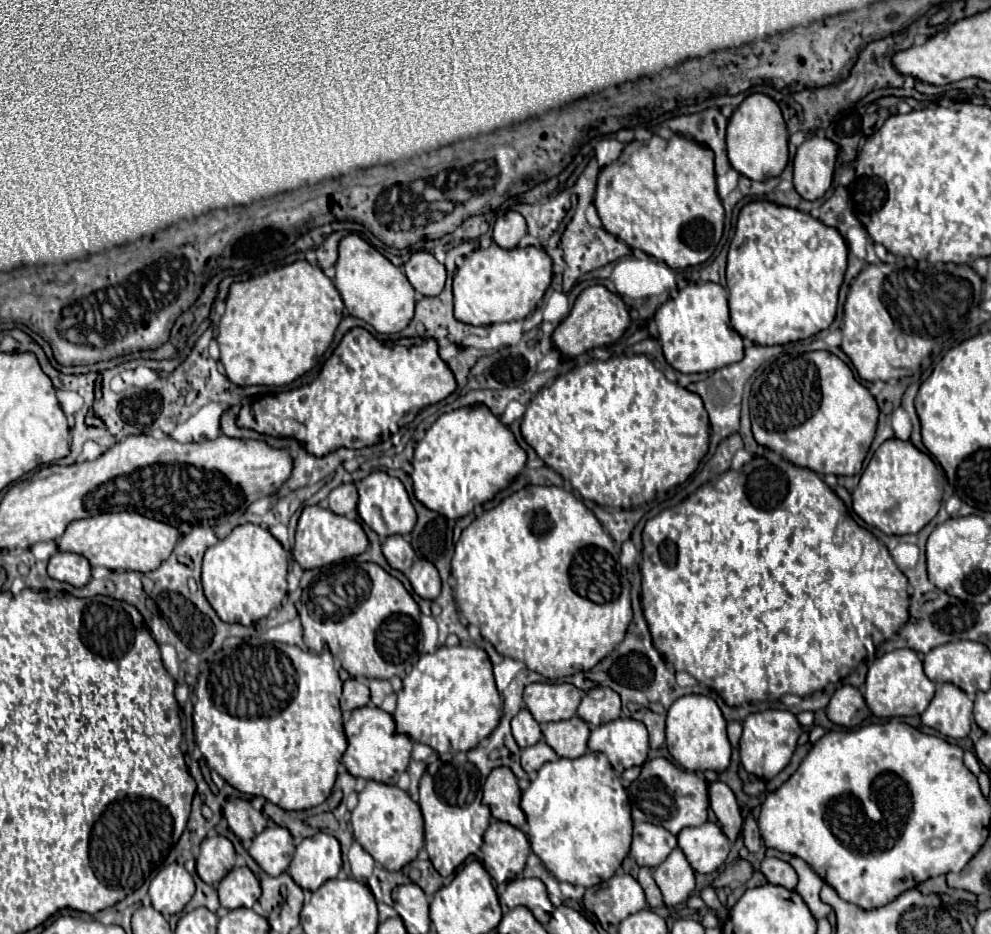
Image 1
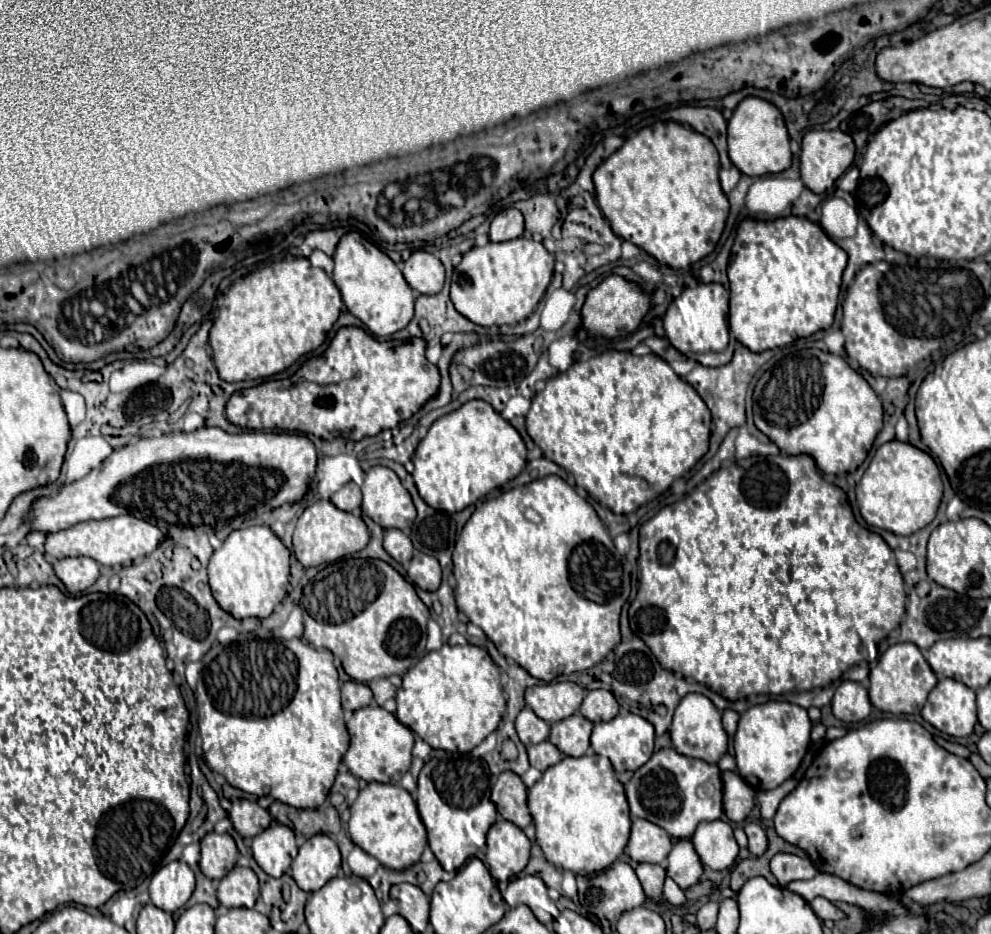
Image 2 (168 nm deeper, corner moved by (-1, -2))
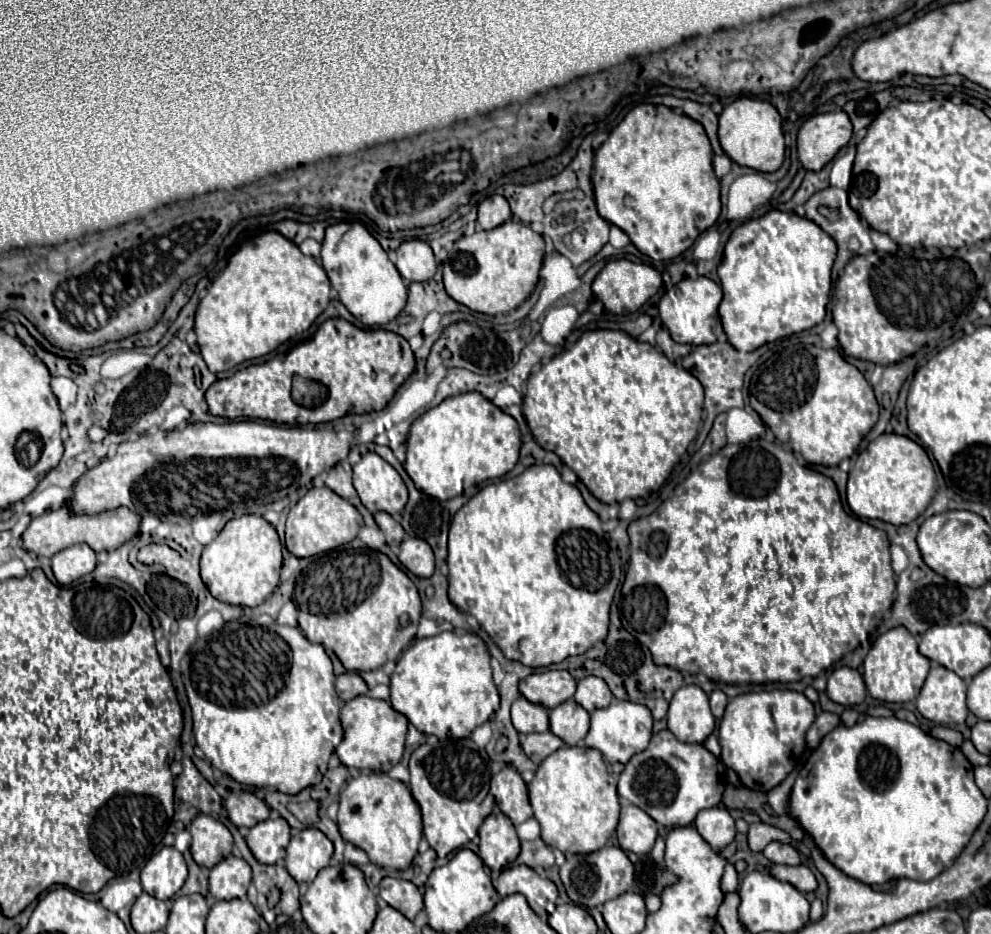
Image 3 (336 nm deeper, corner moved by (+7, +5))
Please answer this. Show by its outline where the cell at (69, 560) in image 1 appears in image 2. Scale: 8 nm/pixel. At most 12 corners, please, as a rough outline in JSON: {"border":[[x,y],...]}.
{"border":[[91,557],[57,559],[55,575],[77,595],[99,577]]}

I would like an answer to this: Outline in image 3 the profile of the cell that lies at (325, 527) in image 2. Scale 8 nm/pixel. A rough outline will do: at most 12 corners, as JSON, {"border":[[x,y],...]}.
{"border":[[327,486],[311,488],[287,516],[297,558],[351,542],[363,516]]}

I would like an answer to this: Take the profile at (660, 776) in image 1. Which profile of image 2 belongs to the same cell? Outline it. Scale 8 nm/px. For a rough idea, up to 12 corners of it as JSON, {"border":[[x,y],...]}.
{"border":[[659,749],[625,785],[633,817],[689,839],[723,815],[717,765]]}

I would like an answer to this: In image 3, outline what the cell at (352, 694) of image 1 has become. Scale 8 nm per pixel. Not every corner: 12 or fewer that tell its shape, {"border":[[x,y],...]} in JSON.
{"border":[[357,672],[337,676],[337,696],[353,700],[369,688]]}

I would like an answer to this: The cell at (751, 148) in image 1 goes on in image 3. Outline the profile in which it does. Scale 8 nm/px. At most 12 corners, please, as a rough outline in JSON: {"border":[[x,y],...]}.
{"border":[[739,98],[719,116],[733,162],[775,172],[785,158],[781,116]]}

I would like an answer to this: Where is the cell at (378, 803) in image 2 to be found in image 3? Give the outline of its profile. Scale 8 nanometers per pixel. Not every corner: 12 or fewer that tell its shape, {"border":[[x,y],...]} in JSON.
{"border":[[383,772],[345,784],[341,836],[407,870],[423,836],[411,790]]}

